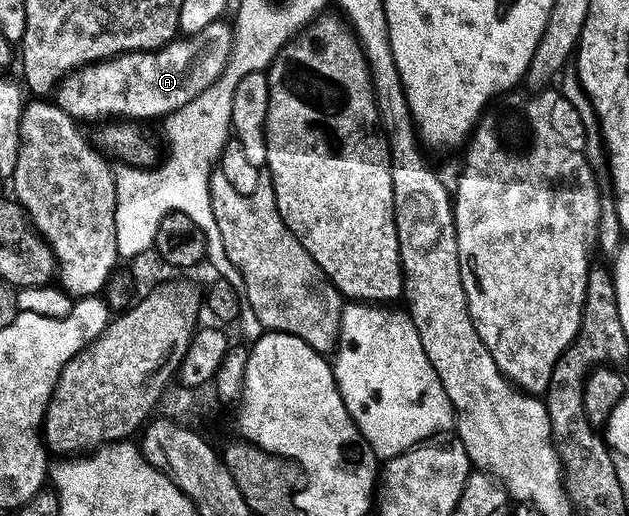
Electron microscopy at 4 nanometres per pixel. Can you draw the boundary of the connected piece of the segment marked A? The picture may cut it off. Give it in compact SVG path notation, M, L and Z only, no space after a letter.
M222 19L212 25L206 35L196 36L194 39L176 39L154 53L126 53L123 57L113 58L112 61L100 61L88 69L78 69L59 86L57 105L79 123L84 121L107 123L112 119L122 119L127 123L143 123L139 121L155 121L158 117L166 119L181 107L193 103L197 95L209 91L209 87L213 87L213 83L221 79L234 46L234 28Z

